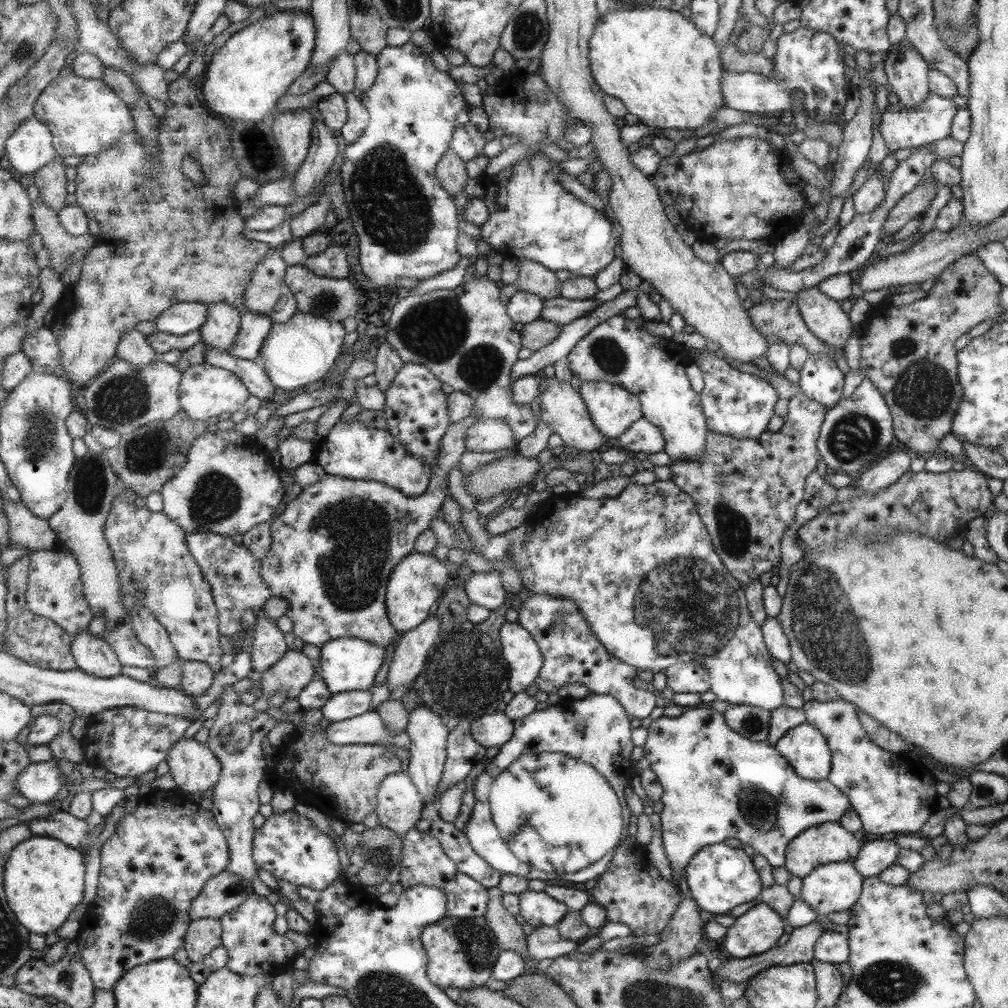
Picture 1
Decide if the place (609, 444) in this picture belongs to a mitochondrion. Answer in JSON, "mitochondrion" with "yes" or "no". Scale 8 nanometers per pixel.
{"mitochondrion":"no"}

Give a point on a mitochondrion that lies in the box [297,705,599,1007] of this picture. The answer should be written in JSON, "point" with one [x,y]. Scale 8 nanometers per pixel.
{"point":[478,947]}

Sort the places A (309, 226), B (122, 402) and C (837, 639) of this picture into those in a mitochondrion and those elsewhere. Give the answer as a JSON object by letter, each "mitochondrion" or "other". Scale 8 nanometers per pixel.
{"A":"other","B":"mitochondrion","C":"mitochondrion"}

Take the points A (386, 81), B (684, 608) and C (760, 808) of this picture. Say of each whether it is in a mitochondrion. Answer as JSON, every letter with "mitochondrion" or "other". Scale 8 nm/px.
{"A":"other","B":"mitochondrion","C":"mitochondrion"}

